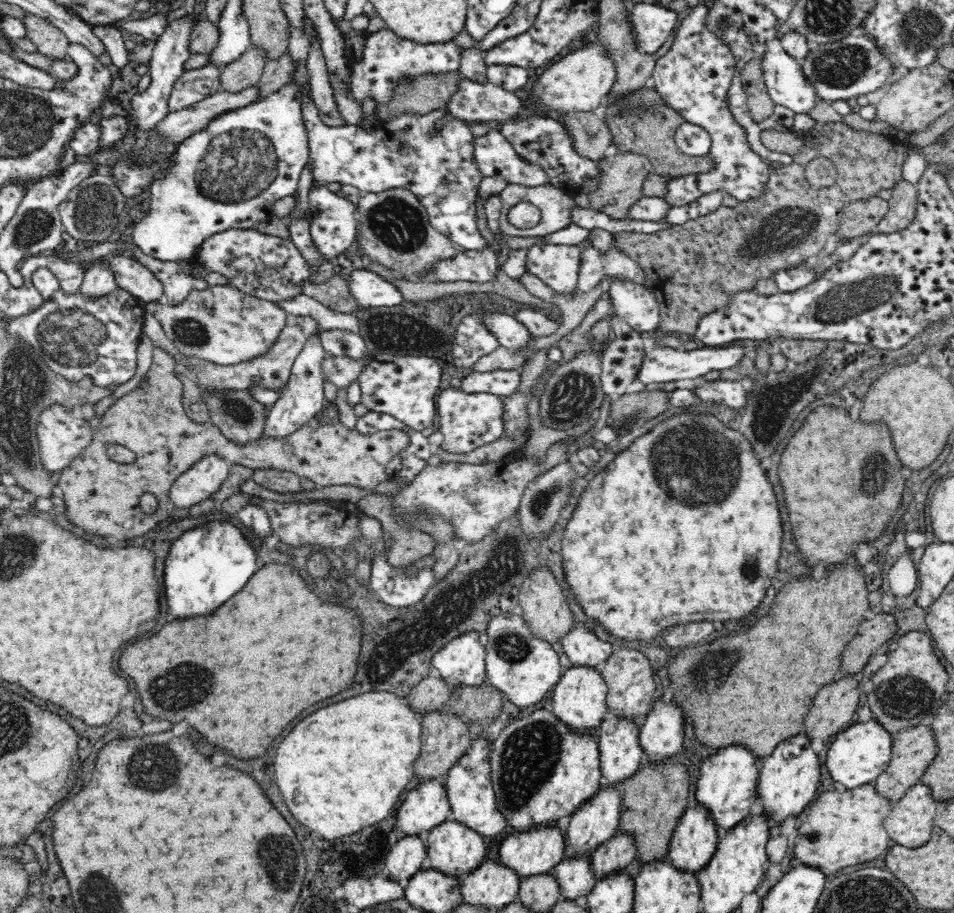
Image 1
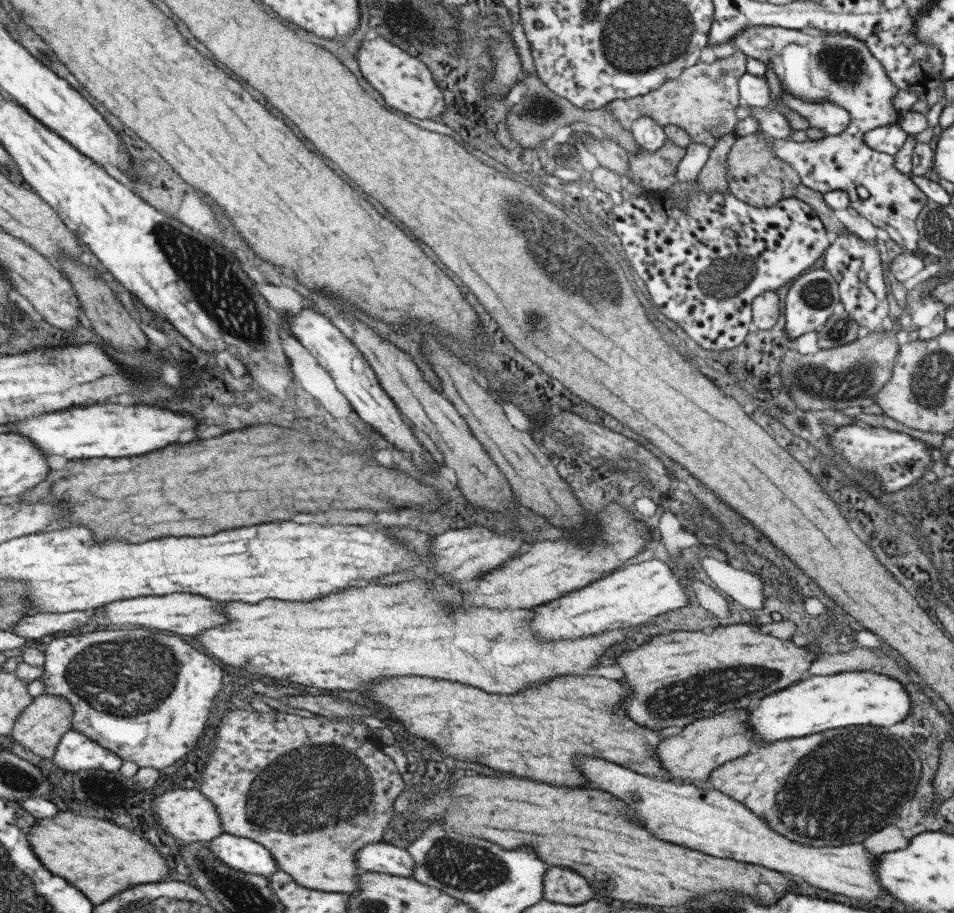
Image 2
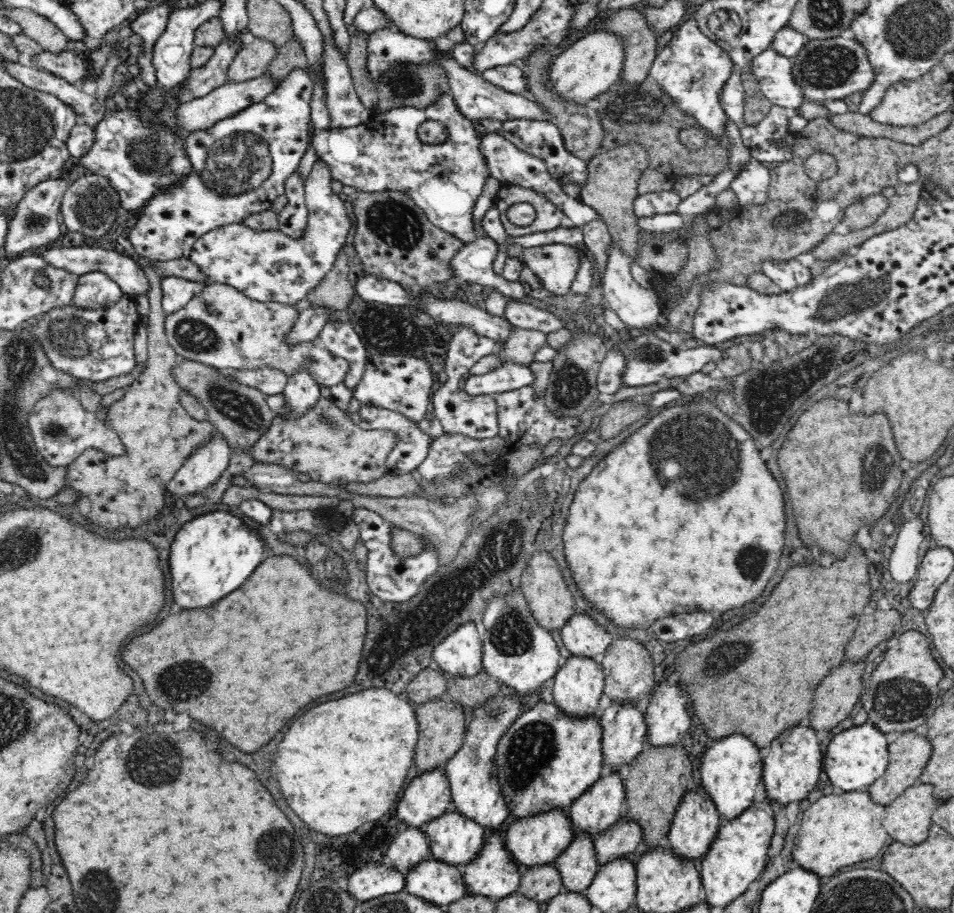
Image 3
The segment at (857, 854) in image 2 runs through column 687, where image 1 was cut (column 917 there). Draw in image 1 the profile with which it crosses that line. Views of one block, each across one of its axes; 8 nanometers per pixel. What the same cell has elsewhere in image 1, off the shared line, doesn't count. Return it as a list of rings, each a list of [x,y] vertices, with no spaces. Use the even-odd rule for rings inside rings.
[[[919,782],[910,787],[903,798],[894,804],[892,810],[884,819],[883,825],[888,836],[897,844],[912,849],[920,848],[930,840],[935,826],[936,810],[937,799],[932,797],[931,788]]]

